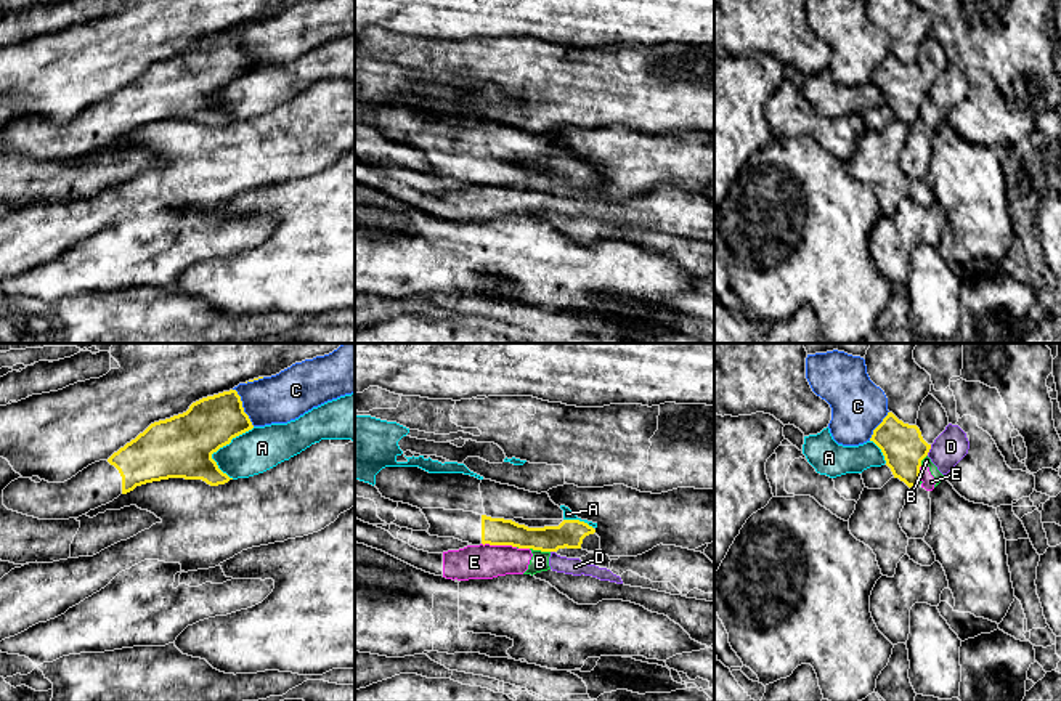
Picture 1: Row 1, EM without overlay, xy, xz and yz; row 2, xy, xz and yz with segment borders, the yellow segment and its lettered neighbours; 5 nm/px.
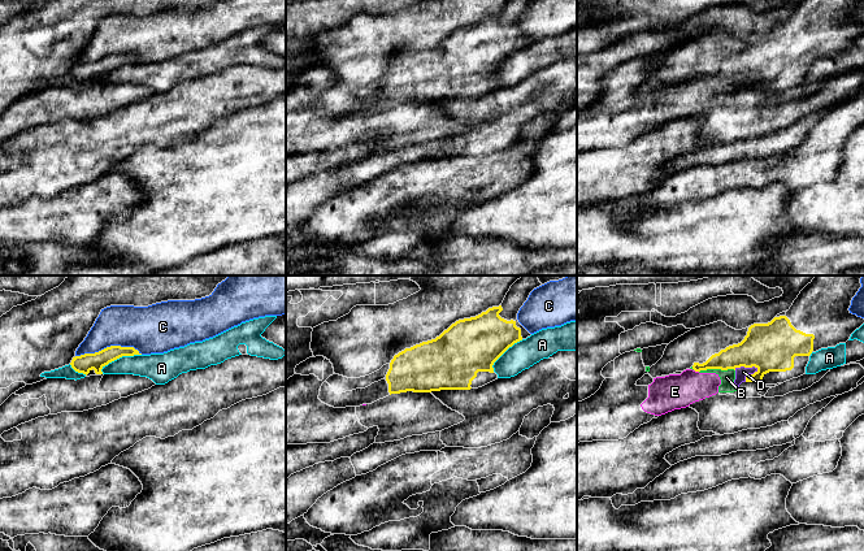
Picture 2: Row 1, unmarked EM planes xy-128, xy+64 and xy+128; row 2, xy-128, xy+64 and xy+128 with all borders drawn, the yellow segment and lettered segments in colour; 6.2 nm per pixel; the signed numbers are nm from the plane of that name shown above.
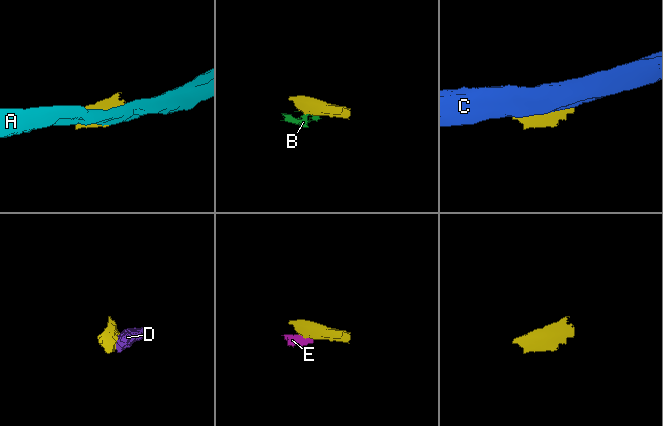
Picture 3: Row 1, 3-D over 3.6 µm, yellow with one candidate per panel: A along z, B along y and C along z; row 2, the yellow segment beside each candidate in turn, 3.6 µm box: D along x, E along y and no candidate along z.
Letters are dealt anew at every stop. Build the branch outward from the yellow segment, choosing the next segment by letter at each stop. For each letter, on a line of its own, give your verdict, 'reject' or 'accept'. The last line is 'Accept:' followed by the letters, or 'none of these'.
A: reject
B: reject
C: reject
D: reject
E: reject
Accept: none of these

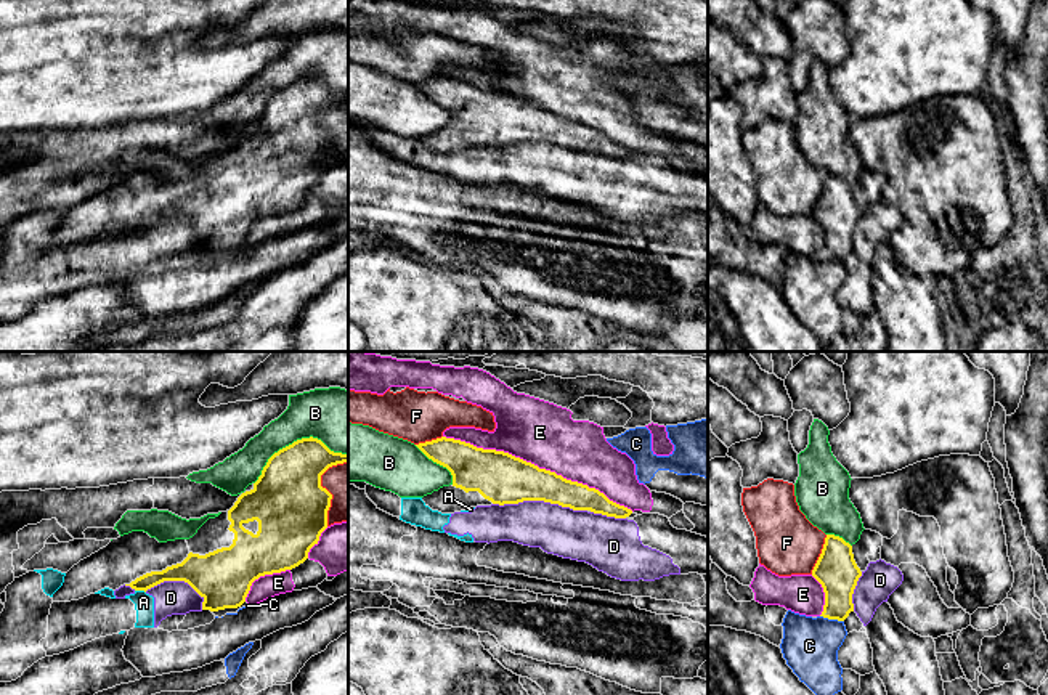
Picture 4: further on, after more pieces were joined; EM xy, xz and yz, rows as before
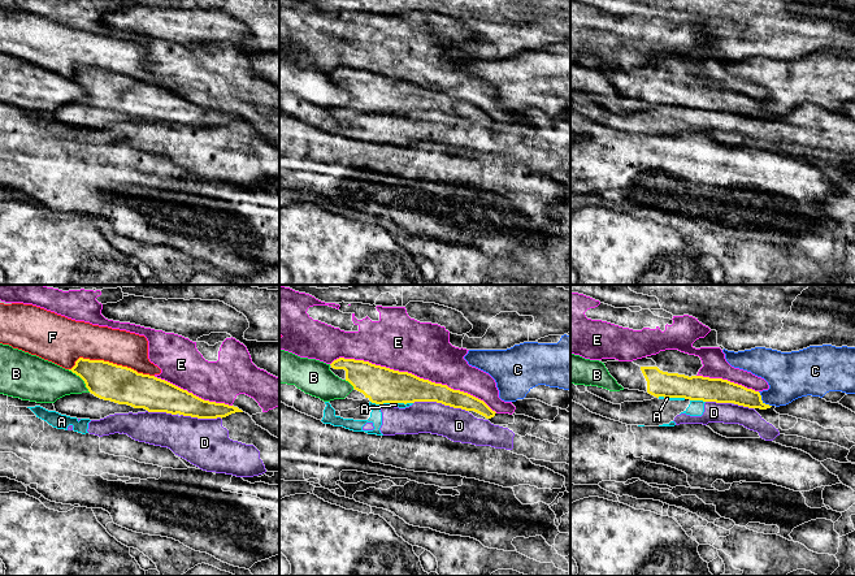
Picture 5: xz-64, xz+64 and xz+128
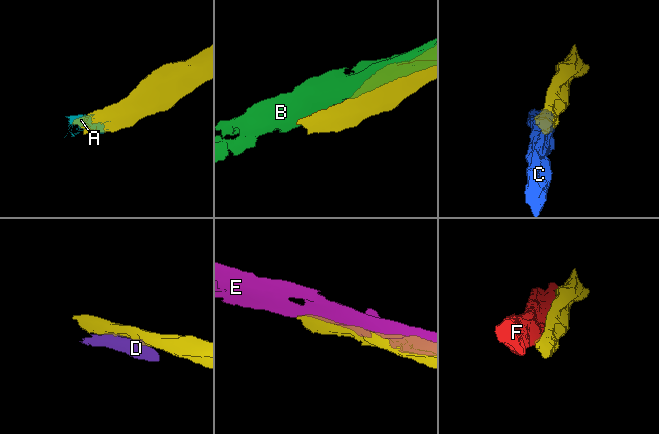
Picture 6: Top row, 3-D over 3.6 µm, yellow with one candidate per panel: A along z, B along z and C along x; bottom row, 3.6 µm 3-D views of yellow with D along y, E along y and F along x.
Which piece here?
A: reject
B: reject
C: reject
D: reject
E: reject
F: reject
Accept: none of these

